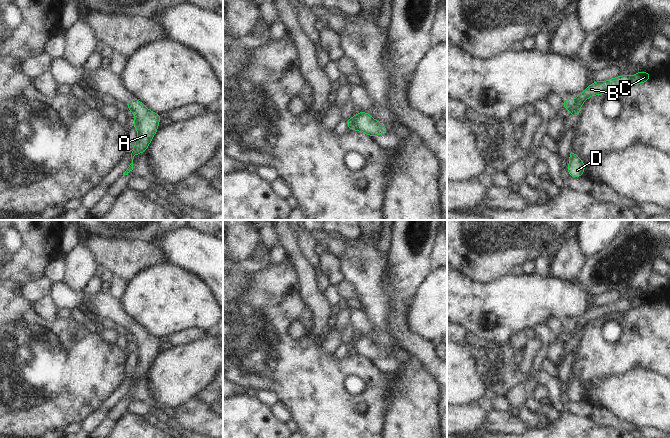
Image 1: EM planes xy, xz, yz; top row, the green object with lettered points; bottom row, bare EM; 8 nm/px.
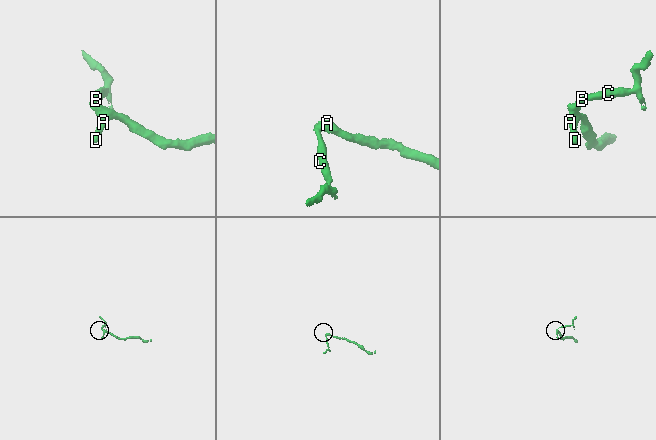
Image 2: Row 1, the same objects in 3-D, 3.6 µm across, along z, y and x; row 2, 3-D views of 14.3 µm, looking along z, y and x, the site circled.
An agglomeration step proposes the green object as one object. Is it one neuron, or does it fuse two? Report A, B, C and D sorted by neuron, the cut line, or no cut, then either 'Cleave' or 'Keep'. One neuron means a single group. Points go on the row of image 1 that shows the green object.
Groups: A D / B C. Split along yz (577, 98), (572, 117). Cleave.

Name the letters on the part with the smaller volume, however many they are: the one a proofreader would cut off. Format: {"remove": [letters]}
{"remove": ["B", "C"]}

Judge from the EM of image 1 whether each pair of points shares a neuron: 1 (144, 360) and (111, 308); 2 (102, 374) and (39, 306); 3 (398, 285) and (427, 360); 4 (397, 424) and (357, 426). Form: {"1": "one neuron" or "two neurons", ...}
{"1": "one neuron", "2": "two neurons", "3": "one neuron", "4": "two neurons"}

